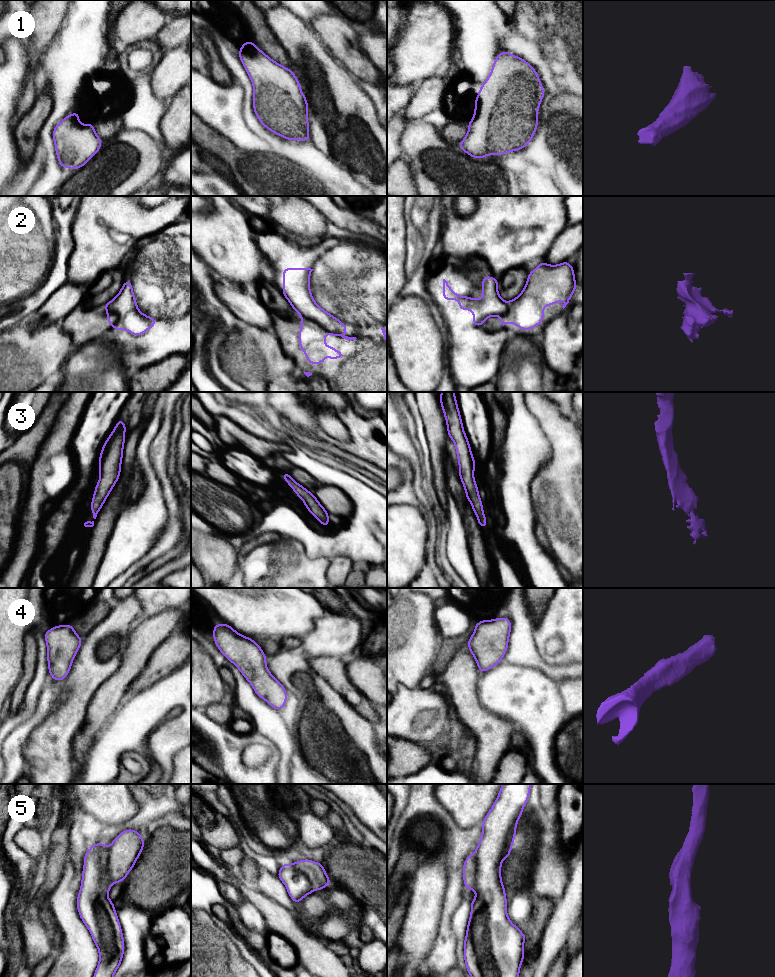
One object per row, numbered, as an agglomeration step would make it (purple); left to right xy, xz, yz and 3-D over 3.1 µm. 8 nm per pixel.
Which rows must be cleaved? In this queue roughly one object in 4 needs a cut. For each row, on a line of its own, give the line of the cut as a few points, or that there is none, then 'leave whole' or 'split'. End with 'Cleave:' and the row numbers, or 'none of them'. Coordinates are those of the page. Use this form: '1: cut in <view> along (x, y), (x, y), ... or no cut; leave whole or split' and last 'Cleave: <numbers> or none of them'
1: no cut; leave whole
2: cut in xz along (301, 315), (315, 320), (328, 331), (336, 332), (340, 335); split
3: no cut; leave whole
4: no cut; leave whole
5: cut in xy along (108, 848), (107, 875), (111, 885); split
Cleave: 2, 5

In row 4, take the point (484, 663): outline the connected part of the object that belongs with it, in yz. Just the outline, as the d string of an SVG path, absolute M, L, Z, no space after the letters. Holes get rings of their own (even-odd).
M505 617L475 624L475 631L467 646L475 657L480 673L502 662L508 648L510 632L511 620Z

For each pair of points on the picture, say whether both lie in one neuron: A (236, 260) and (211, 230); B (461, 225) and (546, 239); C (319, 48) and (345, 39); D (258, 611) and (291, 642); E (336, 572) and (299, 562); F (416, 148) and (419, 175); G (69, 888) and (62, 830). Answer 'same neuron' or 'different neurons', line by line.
A: same neuron
B: same neuron
C: different neurons
D: different neurons
E: different neurons
F: same neuron
G: different neurons

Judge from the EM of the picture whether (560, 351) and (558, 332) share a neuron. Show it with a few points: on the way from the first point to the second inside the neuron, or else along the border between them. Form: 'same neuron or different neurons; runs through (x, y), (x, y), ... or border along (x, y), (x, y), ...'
same neuron; runs through (559, 346), (558, 337)

